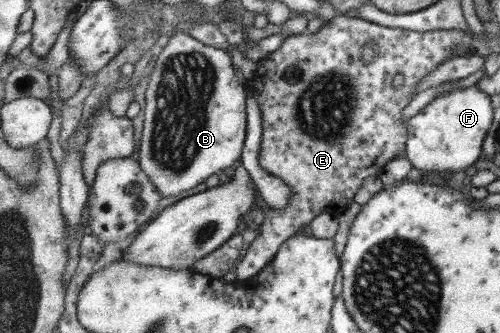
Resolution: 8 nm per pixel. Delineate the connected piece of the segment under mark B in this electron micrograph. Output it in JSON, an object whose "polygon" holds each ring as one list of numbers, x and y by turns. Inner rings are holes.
{"polygon":[[184,31,169,40,154,66,145,93,144,125,138,149,138,162,162,197,188,192,221,170,240,161,248,134,248,96,245,84,226,50,203,45]]}

